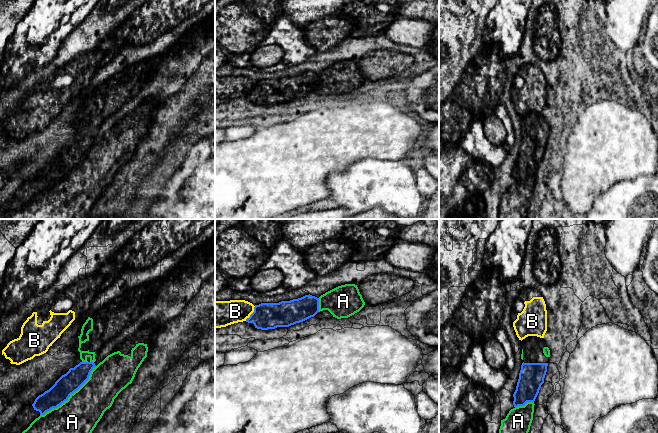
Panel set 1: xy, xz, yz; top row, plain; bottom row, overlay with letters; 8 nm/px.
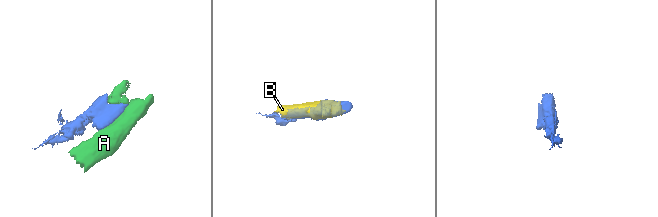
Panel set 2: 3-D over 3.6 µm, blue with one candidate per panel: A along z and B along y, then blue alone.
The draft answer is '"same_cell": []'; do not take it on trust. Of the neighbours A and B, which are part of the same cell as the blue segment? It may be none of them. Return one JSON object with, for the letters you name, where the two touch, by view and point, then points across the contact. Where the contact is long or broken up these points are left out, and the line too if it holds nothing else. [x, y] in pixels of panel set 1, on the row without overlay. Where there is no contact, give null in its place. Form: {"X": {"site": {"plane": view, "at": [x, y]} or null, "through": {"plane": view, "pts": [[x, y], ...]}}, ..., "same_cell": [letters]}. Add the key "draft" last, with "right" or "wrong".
{"same_cell": [], "draft": "right"}

